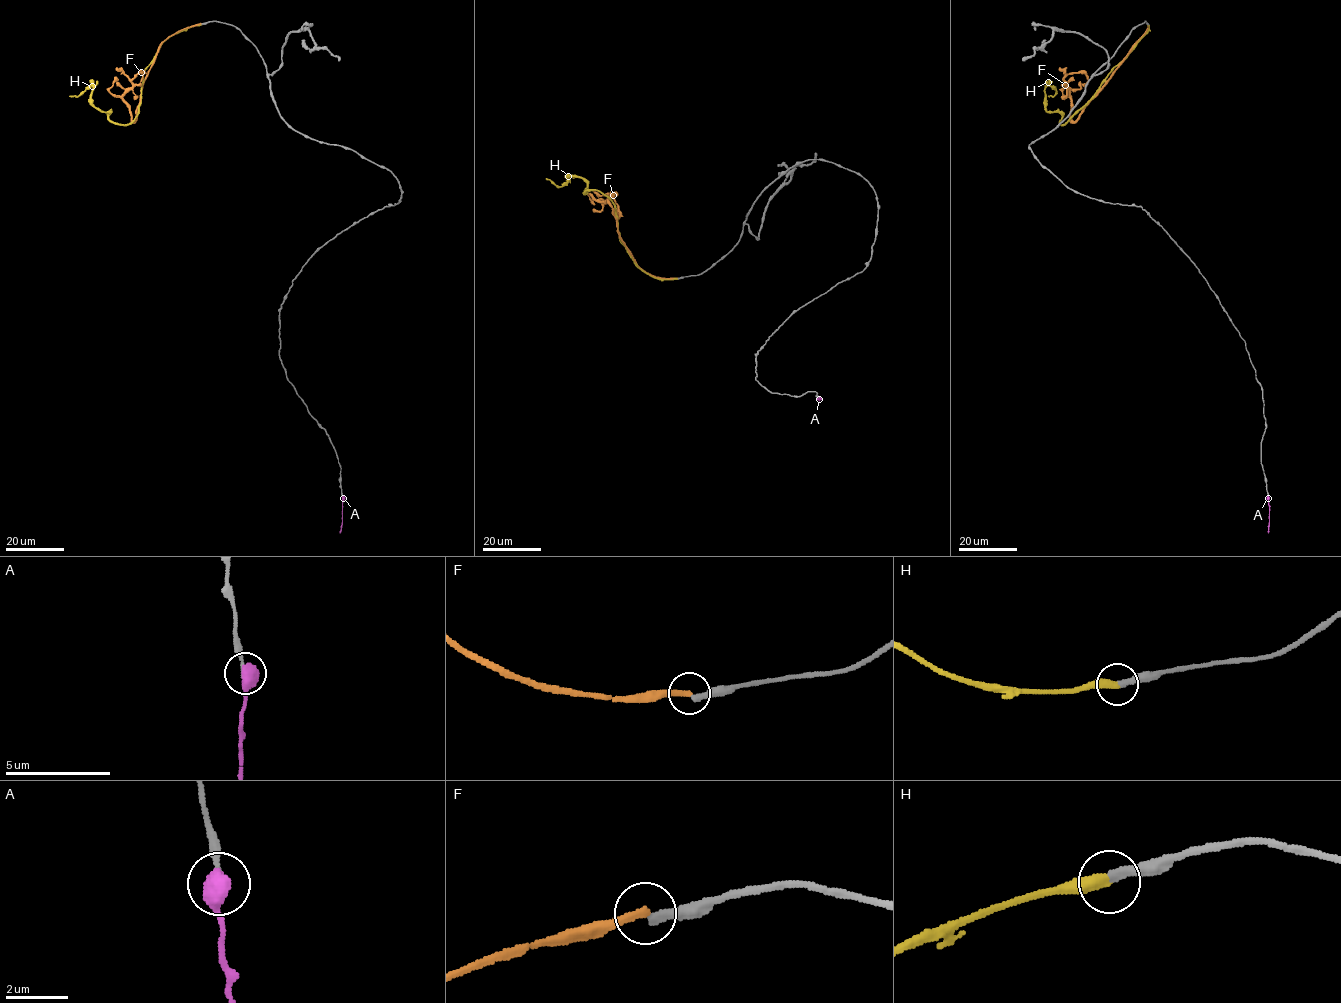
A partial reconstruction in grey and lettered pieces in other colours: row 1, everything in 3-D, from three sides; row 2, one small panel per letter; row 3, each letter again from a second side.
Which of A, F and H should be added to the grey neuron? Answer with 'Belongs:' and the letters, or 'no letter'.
Belongs: H

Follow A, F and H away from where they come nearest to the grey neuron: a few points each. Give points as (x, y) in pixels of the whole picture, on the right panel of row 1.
A: (1268, 498), (1268, 533)
F: (1147, 23), (1131, 52), (1073, 121), (1071, 96), (1064, 79), (1068, 74), (1083, 72), (1088, 81), (1082, 85)
H: (1148, 25), (1064, 125), (1059, 123), (1061, 115), (1046, 109), (1045, 88), (1050, 85), (1055, 93), (1048, 96)

